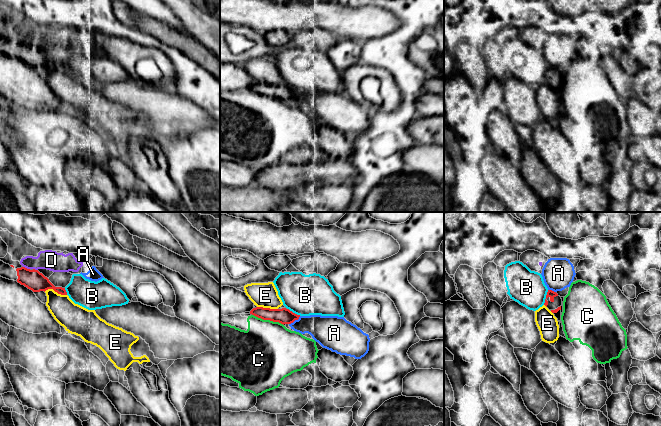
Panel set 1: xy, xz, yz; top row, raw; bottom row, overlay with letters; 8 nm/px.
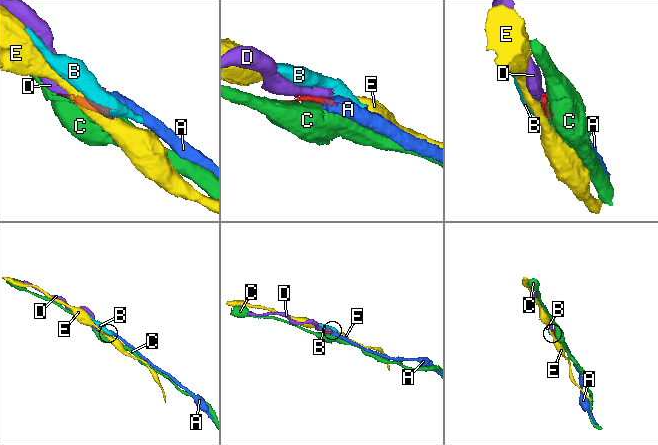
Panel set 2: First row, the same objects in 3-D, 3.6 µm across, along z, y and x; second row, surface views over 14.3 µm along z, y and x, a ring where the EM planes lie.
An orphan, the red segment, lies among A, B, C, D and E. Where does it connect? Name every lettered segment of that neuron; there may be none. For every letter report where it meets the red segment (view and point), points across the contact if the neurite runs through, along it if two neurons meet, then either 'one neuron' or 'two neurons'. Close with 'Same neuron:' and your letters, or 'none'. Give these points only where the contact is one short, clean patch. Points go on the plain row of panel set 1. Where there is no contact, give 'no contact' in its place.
A: contact xz (294, 96); border xz (300, 92), (289, 100); two neurons
B: contact yz (546, 73); two neurons
C: contact xz (268, 95); two neurons
D: contact xy (26, 44); border xy (23, 42), (29, 45); two neurons
E: contact xy (55, 67); two neurons
Same neuron: none

